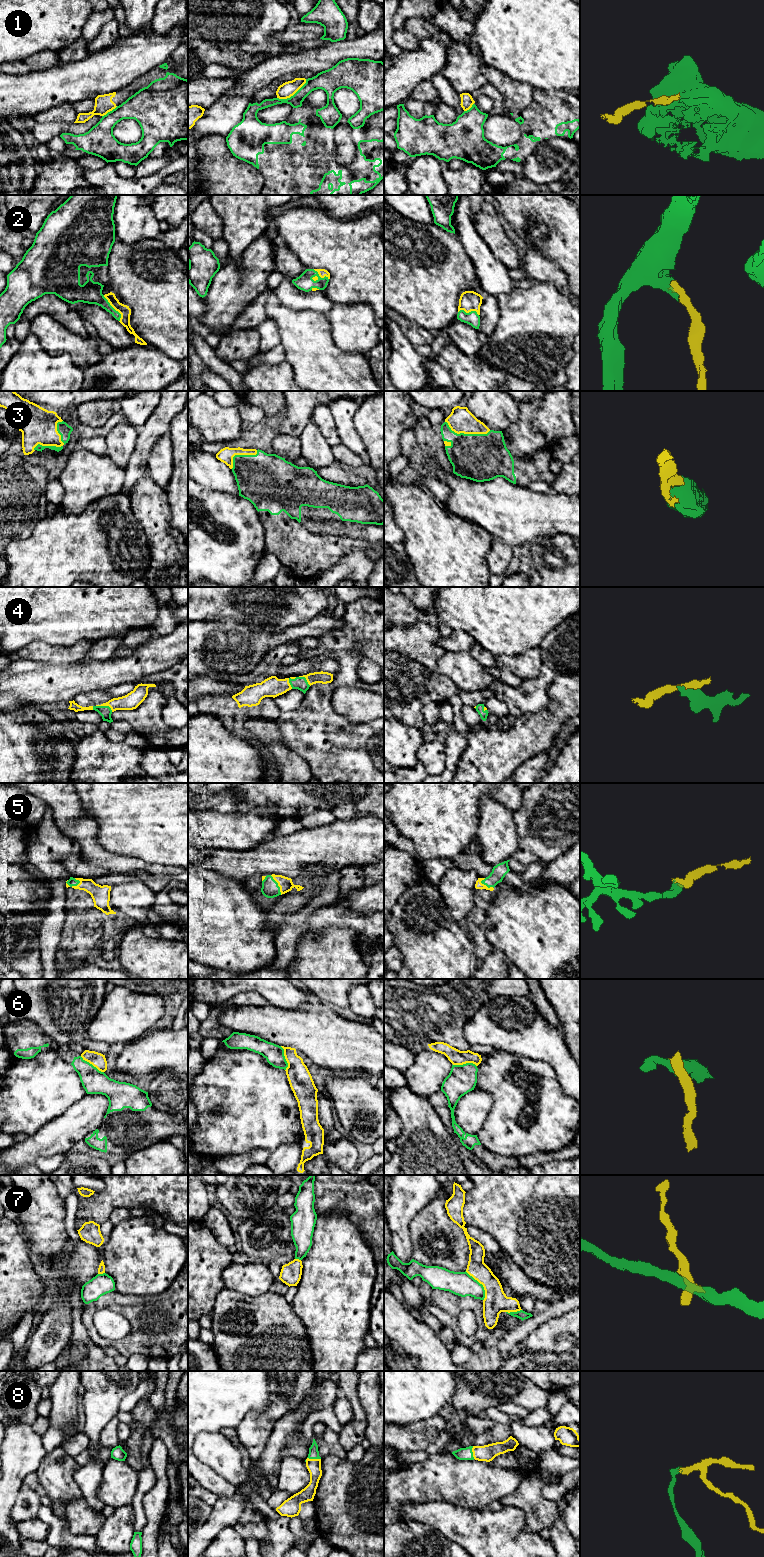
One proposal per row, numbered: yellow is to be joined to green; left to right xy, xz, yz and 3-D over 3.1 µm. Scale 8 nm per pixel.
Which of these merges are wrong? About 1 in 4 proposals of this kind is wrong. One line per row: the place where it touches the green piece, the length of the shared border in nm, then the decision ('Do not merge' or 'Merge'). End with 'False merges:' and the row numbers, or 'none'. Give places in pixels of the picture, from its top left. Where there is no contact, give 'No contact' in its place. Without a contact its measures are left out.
1: Touches green at xz (293, 95). Shared border 280 nm. Do not merge
2: Touches green at xz (319, 276). Shared border 150 nm. Merge
3: Touches green at xy (61, 446). Shared border 340 nm. Merge
4: Touches green at xy (105, 706). Shared border 140 nm. Merge
5: Touches green at xy (73, 885). Shared border 120 nm. Merge
6: Touches green at xy (91, 1064). Shared border 240 nm. Do not merge
7: Touches green at yz (481, 1284). Shared border 280 nm. Do not merge
8: Touches green at xz (314, 1458). Shared border 110 nm. Merge
False merges: 1, 6, 7

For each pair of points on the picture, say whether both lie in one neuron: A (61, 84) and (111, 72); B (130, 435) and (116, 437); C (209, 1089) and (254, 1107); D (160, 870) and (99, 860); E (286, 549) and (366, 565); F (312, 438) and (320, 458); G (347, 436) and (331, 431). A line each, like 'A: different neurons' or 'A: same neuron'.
A: same neuron
B: same neuron
C: same neuron
D: same neuron
E: different neurons
F: same neuron
G: different neurons

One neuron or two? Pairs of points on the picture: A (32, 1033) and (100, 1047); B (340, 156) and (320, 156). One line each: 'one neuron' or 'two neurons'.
A: two neurons
B: two neurons

